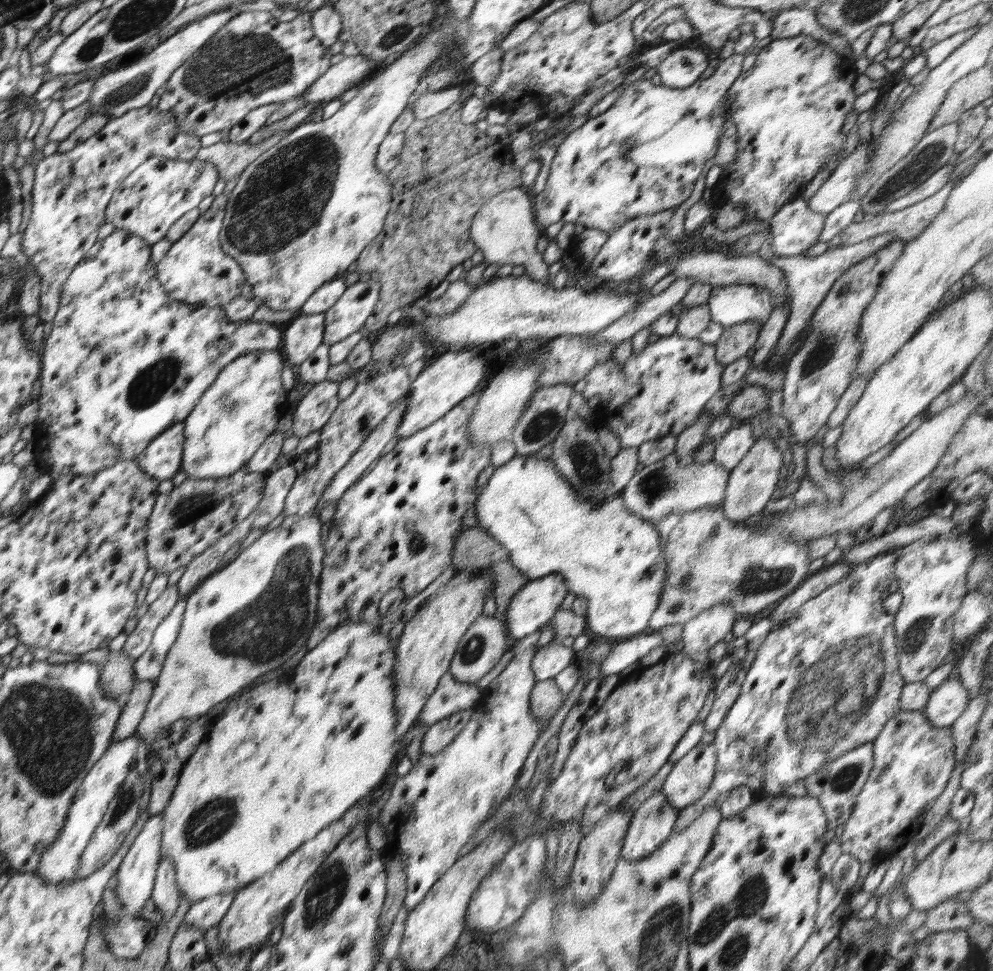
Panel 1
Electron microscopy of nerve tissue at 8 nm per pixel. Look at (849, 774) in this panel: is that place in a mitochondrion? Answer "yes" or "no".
yes

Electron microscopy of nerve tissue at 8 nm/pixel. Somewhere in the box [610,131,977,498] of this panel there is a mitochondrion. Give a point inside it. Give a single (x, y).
(922, 161)

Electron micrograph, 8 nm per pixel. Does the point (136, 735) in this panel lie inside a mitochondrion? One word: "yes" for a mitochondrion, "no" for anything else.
no

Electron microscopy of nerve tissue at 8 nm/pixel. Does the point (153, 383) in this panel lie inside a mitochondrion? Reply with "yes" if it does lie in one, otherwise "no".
yes

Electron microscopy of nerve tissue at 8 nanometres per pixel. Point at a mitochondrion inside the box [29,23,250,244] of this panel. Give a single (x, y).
(126, 93)

